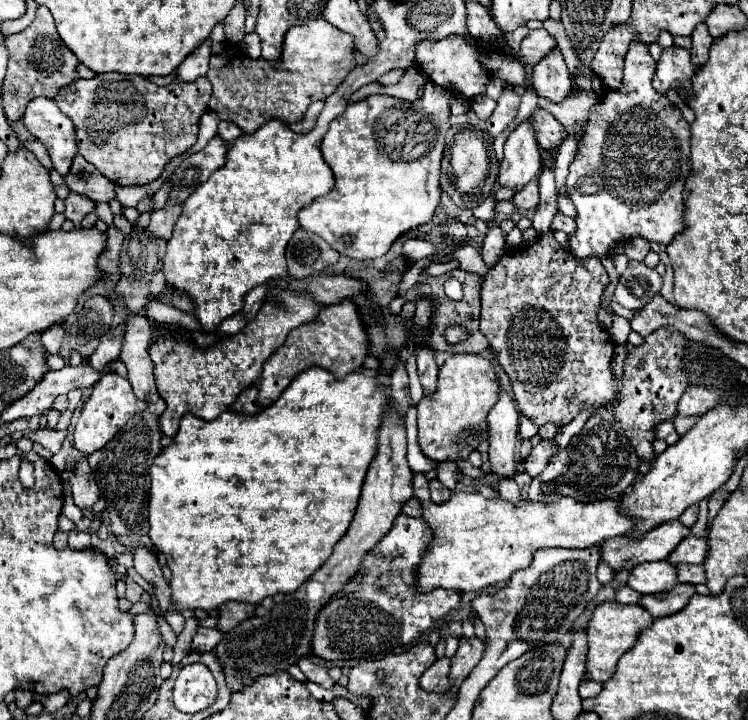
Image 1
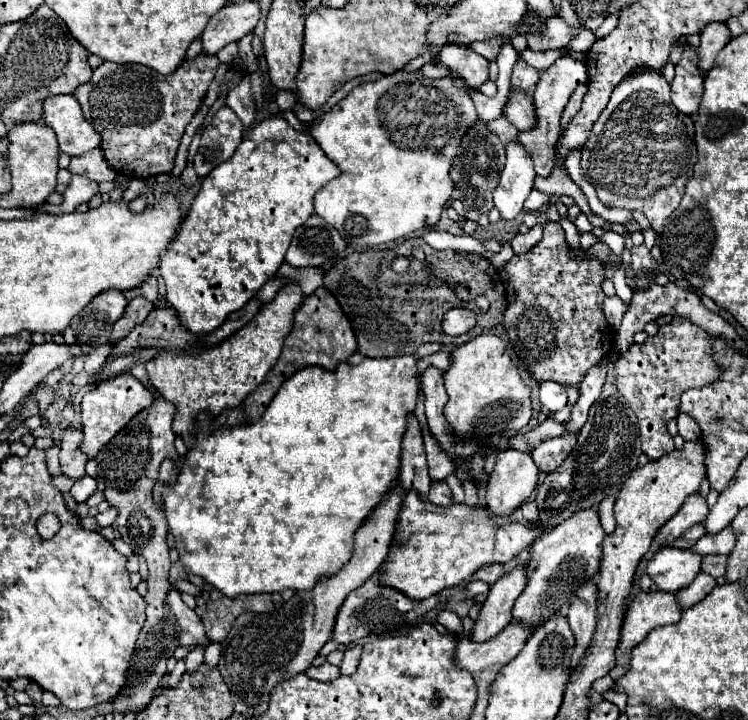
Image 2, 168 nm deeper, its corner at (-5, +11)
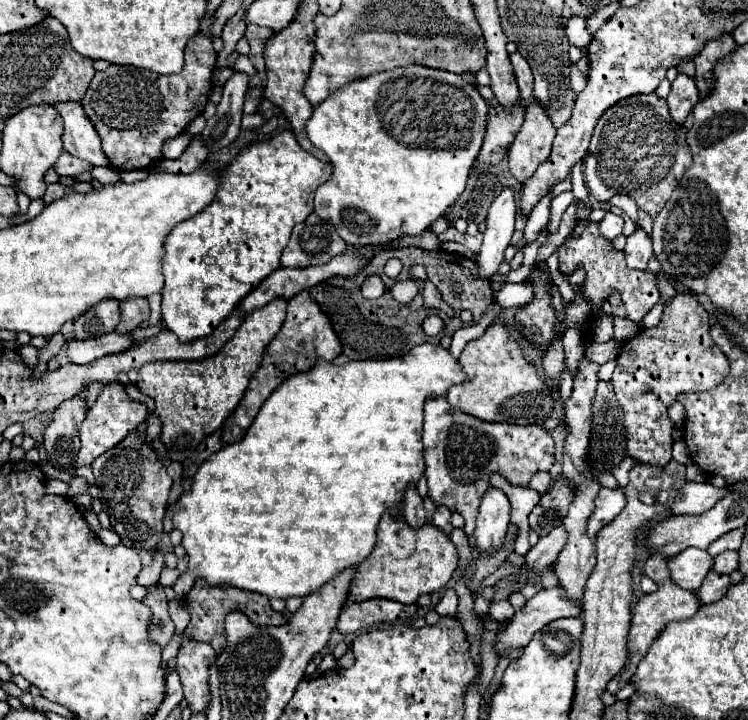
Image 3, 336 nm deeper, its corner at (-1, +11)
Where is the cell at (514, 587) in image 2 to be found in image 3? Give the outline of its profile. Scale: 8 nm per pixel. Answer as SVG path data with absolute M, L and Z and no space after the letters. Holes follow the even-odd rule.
M558 525L550 531L550 535L542 537L526 555L526 569L542 569L556 561L560 549L564 549L564 541L568 541L564 525Z

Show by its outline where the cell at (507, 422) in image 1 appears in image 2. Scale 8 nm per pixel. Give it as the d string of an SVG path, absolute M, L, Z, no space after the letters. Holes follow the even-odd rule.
M516 449L500 451L488 481L488 509L494 515L510 515L536 489L538 477L536 463L528 453Z

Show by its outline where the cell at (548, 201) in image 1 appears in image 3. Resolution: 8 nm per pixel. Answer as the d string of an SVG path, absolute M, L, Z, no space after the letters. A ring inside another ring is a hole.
M532 101L526 107L526 119L508 151L508 167L518 183L524 183L534 175L538 165L550 155L556 129L546 117L544 107Z

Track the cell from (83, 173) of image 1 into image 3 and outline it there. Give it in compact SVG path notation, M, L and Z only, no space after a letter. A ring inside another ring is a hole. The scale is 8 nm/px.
M62 151L62 155L58 157L58 161L56 161L56 165L54 165L54 169L56 169L56 173L60 175L60 177L78 177L80 173L84 173L84 171L90 171L90 163L88 161L82 161L82 159L78 159L78 157L72 157L70 153L66 153L66 151Z

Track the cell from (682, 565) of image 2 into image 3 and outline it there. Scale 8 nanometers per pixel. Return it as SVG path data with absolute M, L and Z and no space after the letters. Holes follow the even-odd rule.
M686 549L684 553L668 561L668 567L672 571L672 581L682 589L696 591L702 585L708 571L712 569L712 561L714 557L710 557L704 549Z

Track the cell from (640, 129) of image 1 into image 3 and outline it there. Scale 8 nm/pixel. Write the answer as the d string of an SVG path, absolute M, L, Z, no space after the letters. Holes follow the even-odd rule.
M654 93L632 95L624 101L618 101L612 109L608 109L608 113L604 113L604 117L600 117L592 135L588 155L584 157L584 177L596 201L610 201L614 195L626 193L636 199L642 211L646 211L650 217L656 217L670 199L688 165L692 165L692 153L686 143L686 129L672 121L666 101L656 97Z

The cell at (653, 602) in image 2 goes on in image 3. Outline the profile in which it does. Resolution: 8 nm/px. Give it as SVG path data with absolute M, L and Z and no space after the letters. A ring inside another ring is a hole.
M655 553L650 556L644 564L644 573L649 576L658 585L658 590L654 593L644 594L644 597L637 601L632 609L632 625L630 625L630 635L628 635L628 663L624 665L622 673L612 679L608 683L608 691L612 695L616 695L634 675L636 671L636 665L640 663L640 659L648 653L652 641L662 633L662 629L670 623L670 621L684 621L684 619L690 619L698 609L700 609L700 599L692 593L692 591L686 591L686 589L680 589L676 583L672 583L670 578L670 571L666 564L666 559L661 553Z

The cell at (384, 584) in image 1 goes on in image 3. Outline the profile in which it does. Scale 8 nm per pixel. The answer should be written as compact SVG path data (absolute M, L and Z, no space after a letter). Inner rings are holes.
M370 599L352 605L346 603L338 619L338 631L346 635L346 633L370 629L380 623L394 623L396 619L412 617L416 609L418 609L416 605L400 605L388 599Z

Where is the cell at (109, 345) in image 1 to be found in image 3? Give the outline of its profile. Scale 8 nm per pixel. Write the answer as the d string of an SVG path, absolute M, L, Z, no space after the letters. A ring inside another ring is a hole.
M128 297L128 299L120 301L120 313L122 313L122 319L120 319L116 331L118 333L130 333L142 321L148 321L148 317L150 317L148 299L144 299L144 297Z

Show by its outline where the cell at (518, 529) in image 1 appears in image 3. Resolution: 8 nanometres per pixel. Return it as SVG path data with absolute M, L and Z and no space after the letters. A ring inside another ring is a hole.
M386 513L378 527L378 541L374 551L364 559L364 563L358 565L352 577L346 603L358 603L380 597L412 605L416 603L418 595L442 589L450 581L456 567L458 551L438 527L424 525L420 529L412 529L406 525L402 515L390 517Z

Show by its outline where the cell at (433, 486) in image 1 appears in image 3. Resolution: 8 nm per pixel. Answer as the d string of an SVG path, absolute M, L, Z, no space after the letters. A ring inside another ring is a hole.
M436 507L434 519L432 519L432 523L434 523L434 525L440 529L440 531L444 531L448 537L450 537L450 533L452 533L450 517L452 517L452 511L448 511L446 507Z

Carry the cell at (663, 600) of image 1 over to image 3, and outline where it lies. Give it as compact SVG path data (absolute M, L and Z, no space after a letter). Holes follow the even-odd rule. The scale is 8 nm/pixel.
M710 571L706 575L702 587L696 591L696 595L702 603L714 603L714 601L720 601L720 597L726 595L730 585L732 585L730 575L720 575L716 571Z

